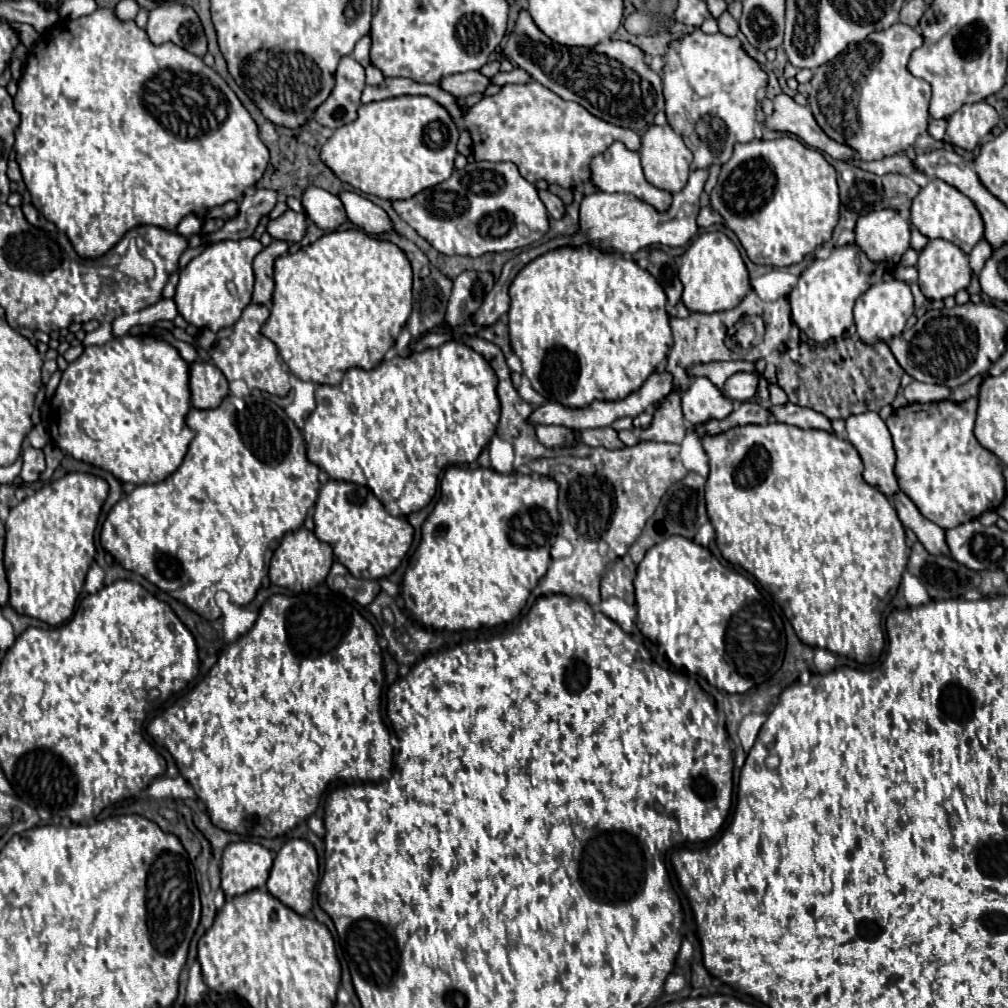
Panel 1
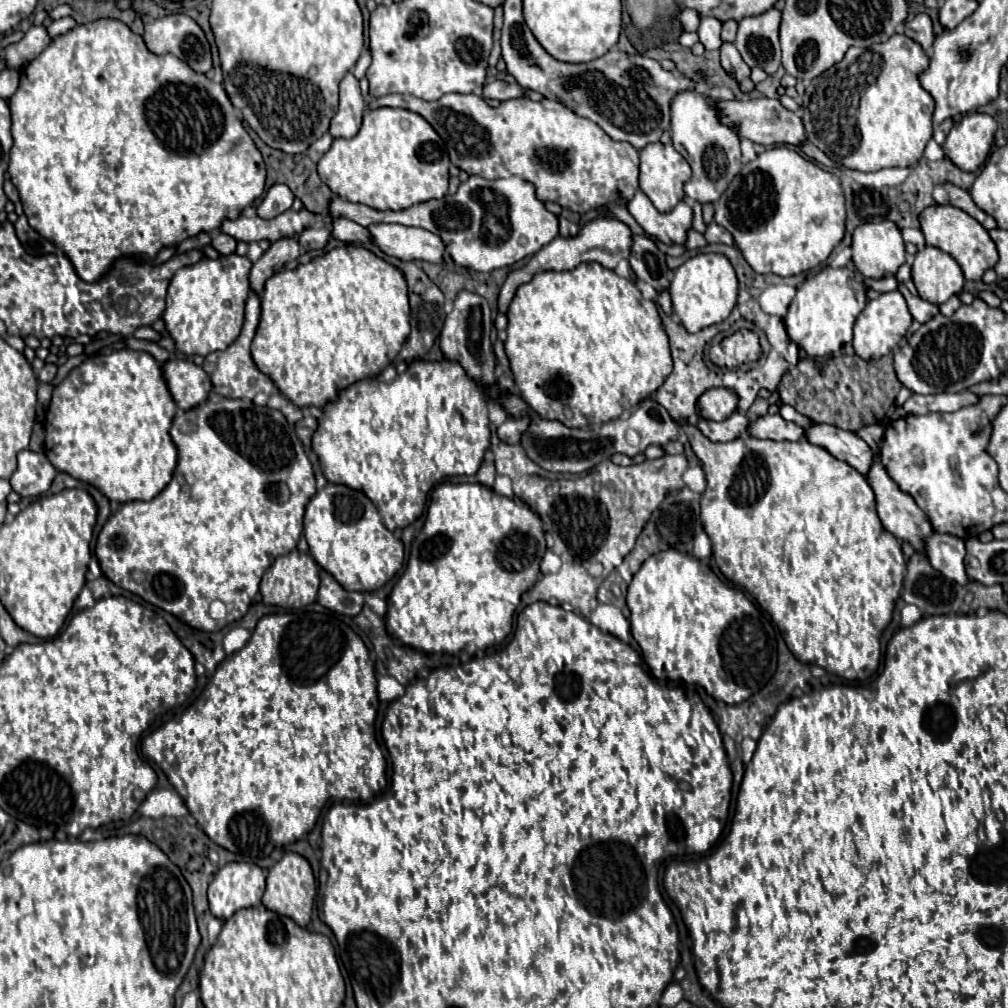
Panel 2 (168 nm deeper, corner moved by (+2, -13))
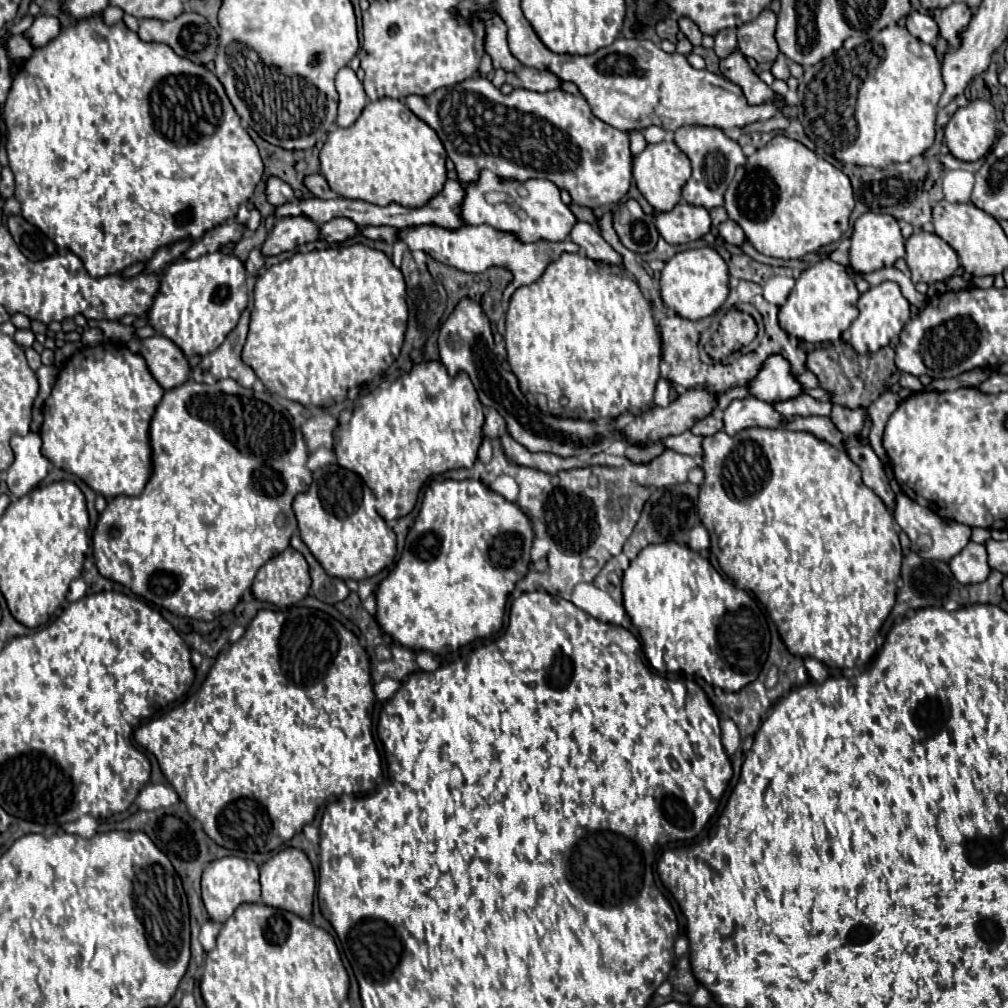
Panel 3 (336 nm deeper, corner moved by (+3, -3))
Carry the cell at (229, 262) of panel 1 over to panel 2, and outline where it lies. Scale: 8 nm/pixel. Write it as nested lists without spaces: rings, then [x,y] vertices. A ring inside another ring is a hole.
[[[237,253],[219,255],[217,259],[203,257],[191,267],[183,267],[175,273],[167,289],[167,309],[163,321],[175,345],[185,355],[207,355],[211,351],[227,349],[243,327],[245,301],[249,295],[249,269],[251,261]]]

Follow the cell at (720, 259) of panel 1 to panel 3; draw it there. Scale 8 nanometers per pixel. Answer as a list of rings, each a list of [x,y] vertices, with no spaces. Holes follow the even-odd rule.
[[[688,249],[676,253],[672,259],[666,261],[662,275],[660,275],[660,295],[662,303],[676,311],[684,319],[704,319],[712,315],[728,297],[728,267],[724,259],[712,249]]]

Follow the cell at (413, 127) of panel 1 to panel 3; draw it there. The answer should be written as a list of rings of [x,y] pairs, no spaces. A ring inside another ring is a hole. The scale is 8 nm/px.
[[[384,97],[380,101],[370,101],[362,115],[354,121],[354,125],[342,129],[334,127],[328,133],[328,139],[320,151],[322,161],[322,175],[326,177],[330,189],[338,193],[340,197],[348,199],[362,199],[366,203],[374,205],[406,205],[406,207],[422,207],[430,197],[436,197],[442,191],[442,185],[446,181],[446,151],[442,141],[438,139],[436,131],[428,127],[424,121],[420,121],[404,101]]]

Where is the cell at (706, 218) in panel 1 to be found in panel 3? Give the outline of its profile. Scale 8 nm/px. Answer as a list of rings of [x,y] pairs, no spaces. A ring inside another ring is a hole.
[[[730,219],[720,225],[720,235],[722,235],[722,239],[724,239],[726,243],[730,243],[730,245],[742,245],[742,243],[746,241],[746,235],[744,235],[744,231],[740,229],[740,225],[738,225],[736,221],[730,221]]]

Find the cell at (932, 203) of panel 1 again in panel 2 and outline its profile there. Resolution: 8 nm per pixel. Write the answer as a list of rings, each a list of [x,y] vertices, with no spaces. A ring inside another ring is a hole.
[[[931,205],[931,207],[927,207],[919,213],[919,225],[921,225],[921,231],[925,235],[927,245],[949,253],[961,265],[961,269],[965,273],[965,279],[979,281],[983,271],[991,269],[999,259],[995,243],[991,241],[987,229],[983,229],[977,219],[973,219],[969,213],[965,213],[959,207]]]

